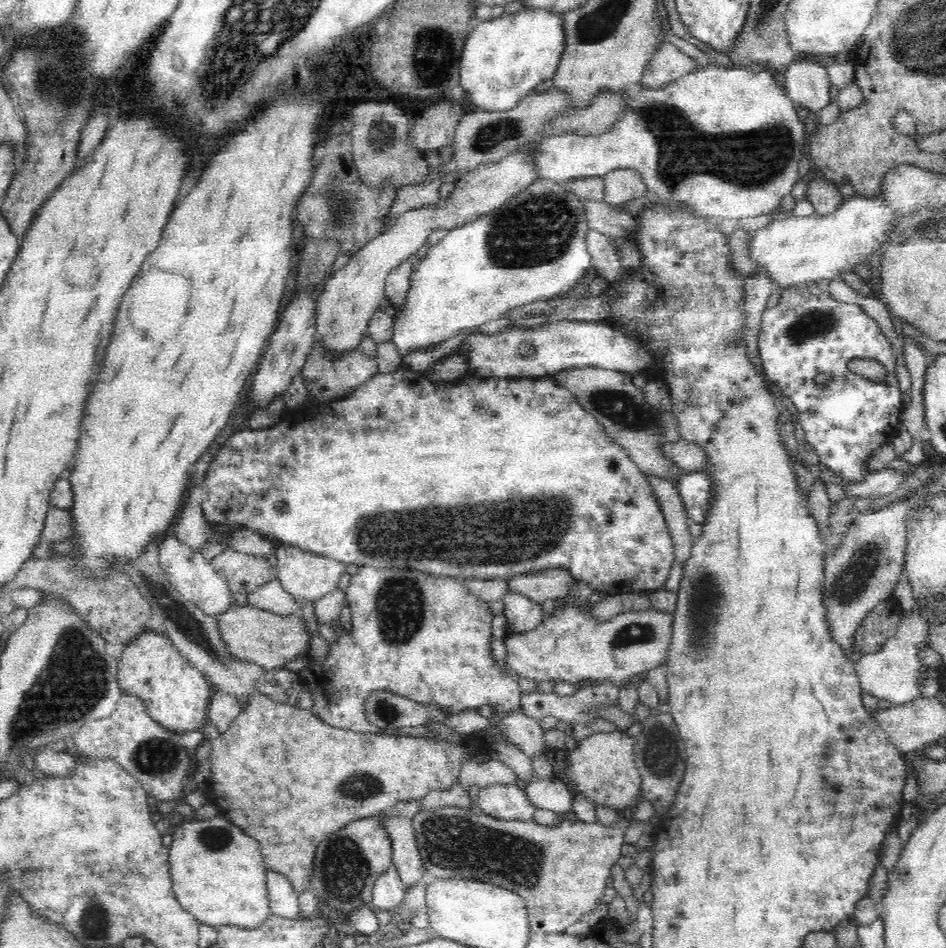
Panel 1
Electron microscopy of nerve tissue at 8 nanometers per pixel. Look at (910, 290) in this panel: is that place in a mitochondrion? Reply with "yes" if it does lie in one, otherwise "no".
yes

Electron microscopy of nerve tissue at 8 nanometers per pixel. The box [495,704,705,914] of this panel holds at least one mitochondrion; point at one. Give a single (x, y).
(660, 754)

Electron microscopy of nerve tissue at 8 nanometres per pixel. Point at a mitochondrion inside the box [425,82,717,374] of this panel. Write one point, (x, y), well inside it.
(538, 230)

